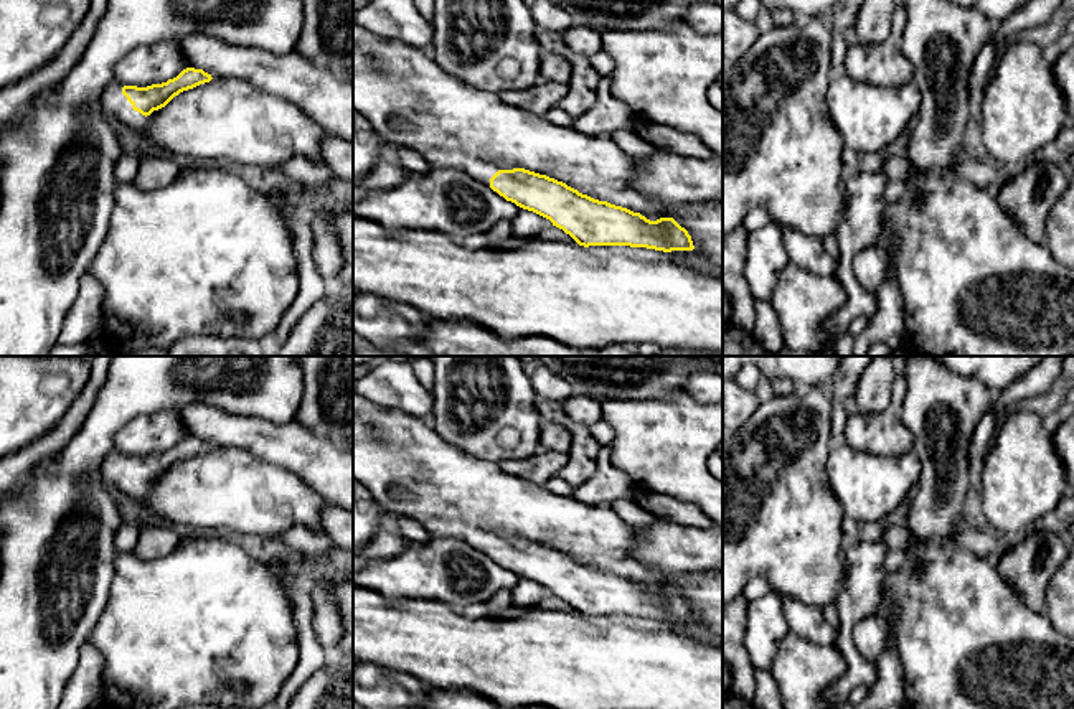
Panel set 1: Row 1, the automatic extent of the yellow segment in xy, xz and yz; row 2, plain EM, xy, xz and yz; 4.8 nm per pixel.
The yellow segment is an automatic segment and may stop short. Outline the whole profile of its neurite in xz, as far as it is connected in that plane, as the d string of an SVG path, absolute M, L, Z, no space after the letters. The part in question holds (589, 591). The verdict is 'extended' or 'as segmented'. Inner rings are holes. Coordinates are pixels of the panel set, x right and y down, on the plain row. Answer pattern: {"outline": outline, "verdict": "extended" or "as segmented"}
{"outline": "M353 392L353 478L396 518L419 521L432 538L455 538L506 570L533 580L579 615L663 620L686 633L700 628L723 646L723 574L668 575L635 556L635 529L610 505L586 505L505 473L500 463L460 452L421 417L379 407Z", "verdict": "extended"}

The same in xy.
{"outline": "M186 437L177 447L147 457L114 452L101 465L102 480L122 491L162 523L190 533L224 533L279 538L302 524L325 531L322 511L328 503L297 475L259 460L243 448L213 448L203 439Z", "verdict": "extended"}

